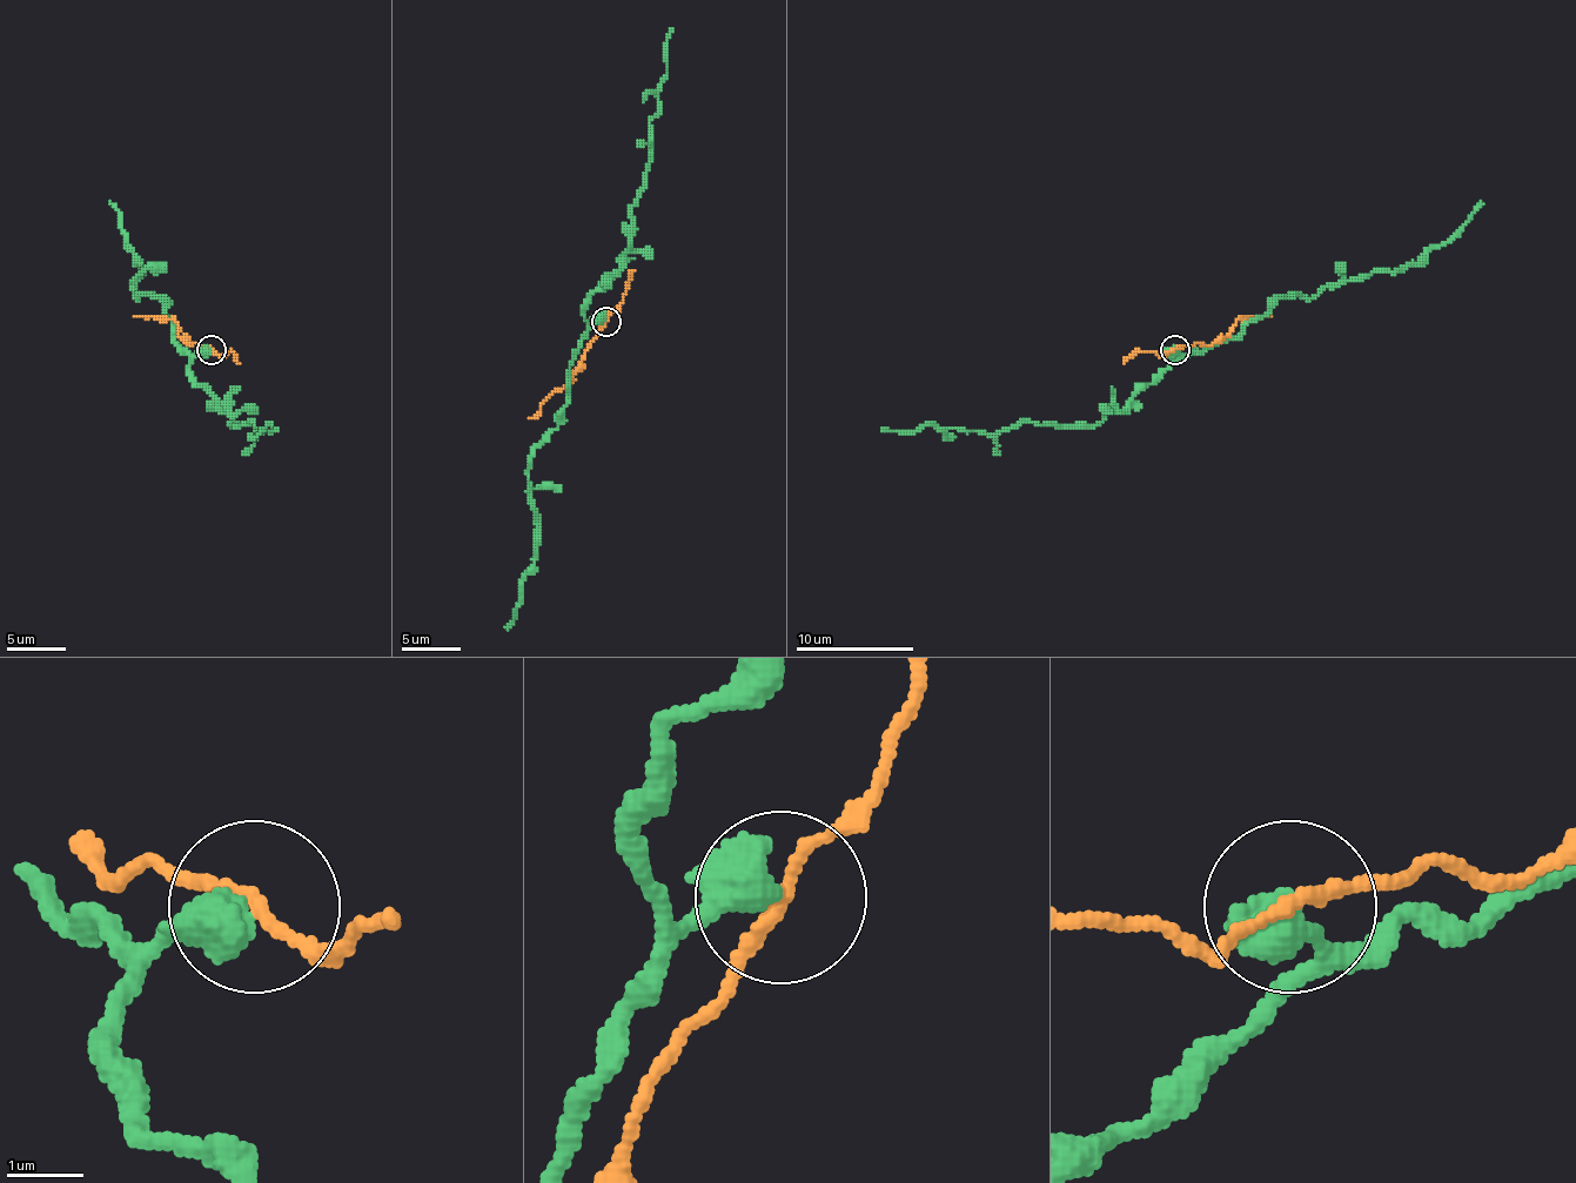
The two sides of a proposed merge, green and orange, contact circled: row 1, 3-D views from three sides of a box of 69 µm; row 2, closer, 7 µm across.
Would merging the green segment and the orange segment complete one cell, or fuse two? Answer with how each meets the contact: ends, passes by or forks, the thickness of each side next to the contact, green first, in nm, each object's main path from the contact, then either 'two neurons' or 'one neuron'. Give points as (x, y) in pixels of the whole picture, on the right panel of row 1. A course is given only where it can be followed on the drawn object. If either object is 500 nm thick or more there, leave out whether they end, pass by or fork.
calibres 600 and 160 nm; course green (1174, 348), (1194, 354), (1235, 340), (1276, 301), (1313, 295), (1374, 271), (1407, 269), (1439, 248), (1481, 201); course orange (1174, 348), (1212, 345), (1239, 318), (1271, 316); two neurons

